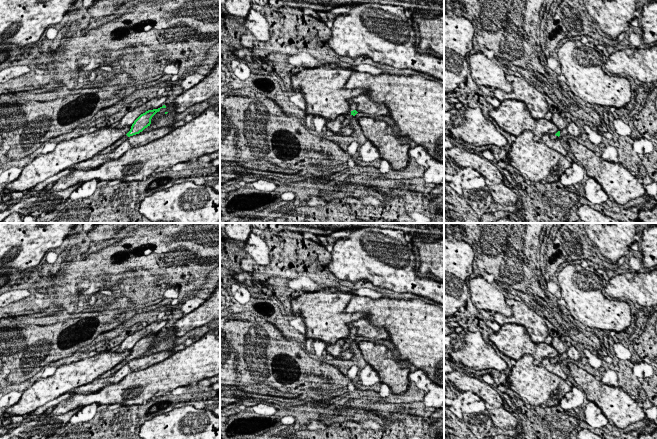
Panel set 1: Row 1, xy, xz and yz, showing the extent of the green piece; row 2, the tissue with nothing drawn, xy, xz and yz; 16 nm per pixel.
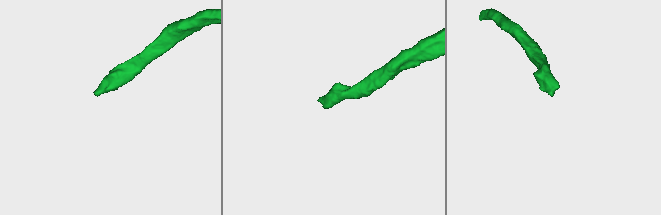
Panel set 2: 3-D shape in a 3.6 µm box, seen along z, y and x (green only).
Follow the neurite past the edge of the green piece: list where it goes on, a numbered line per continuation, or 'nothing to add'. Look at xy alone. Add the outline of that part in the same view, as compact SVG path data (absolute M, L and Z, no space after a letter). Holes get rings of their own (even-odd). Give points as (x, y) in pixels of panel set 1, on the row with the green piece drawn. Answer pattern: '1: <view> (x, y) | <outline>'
1: xy (124, 138) | M127 135L123 136L121 139L117 140L115 143L113 143L111 146L107 147L103 151L99 152L98 154L106 154L114 150L116 147L121 145L124 141L126 141L129 137Z

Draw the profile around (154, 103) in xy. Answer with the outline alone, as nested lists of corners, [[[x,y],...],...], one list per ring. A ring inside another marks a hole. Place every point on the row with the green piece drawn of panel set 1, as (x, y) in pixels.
[[[160,96],[156,98],[152,98],[145,103],[144,107],[136,107],[135,109],[129,111],[121,121],[115,126],[118,129],[122,129],[126,126],[132,126],[134,121],[143,113],[148,110],[158,109],[162,107],[166,101],[168,96]]]

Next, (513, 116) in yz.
[[[515,99],[502,101],[498,108],[493,108],[488,114],[501,129],[514,137],[530,130],[534,140],[541,141],[544,134],[554,135],[559,131],[552,121],[533,118],[525,103]]]

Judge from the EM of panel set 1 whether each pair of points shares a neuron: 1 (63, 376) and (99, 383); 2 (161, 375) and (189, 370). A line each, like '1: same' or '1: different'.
1: different
2: same

